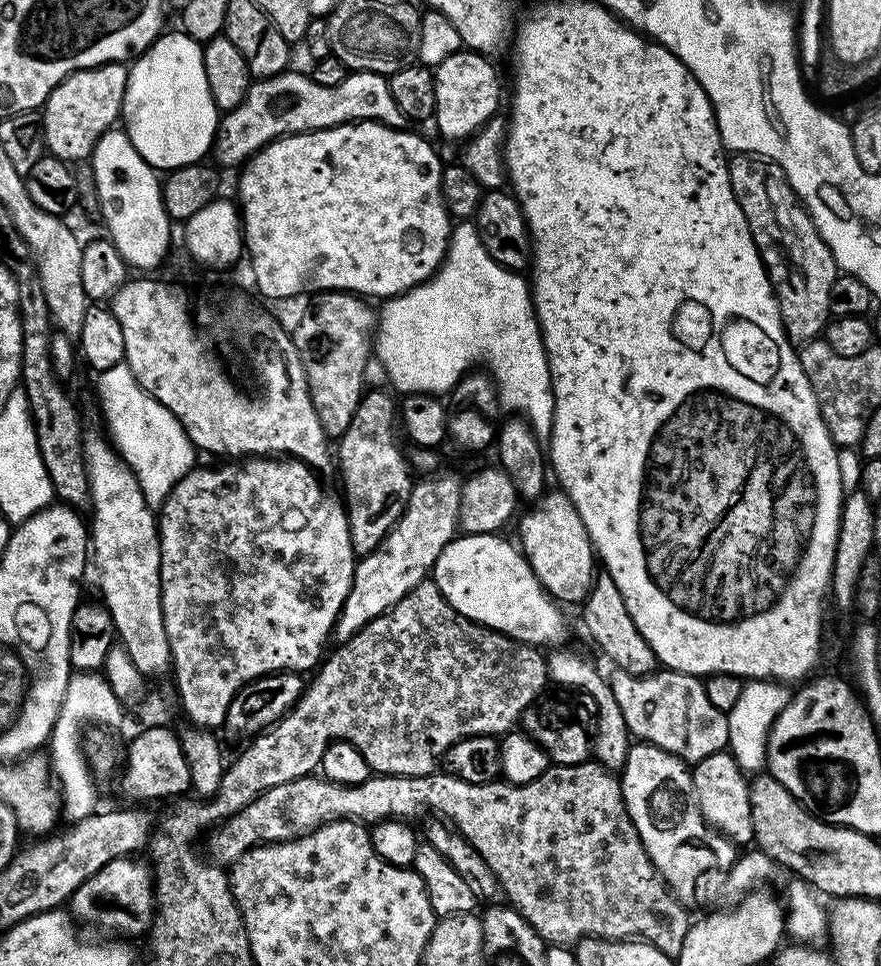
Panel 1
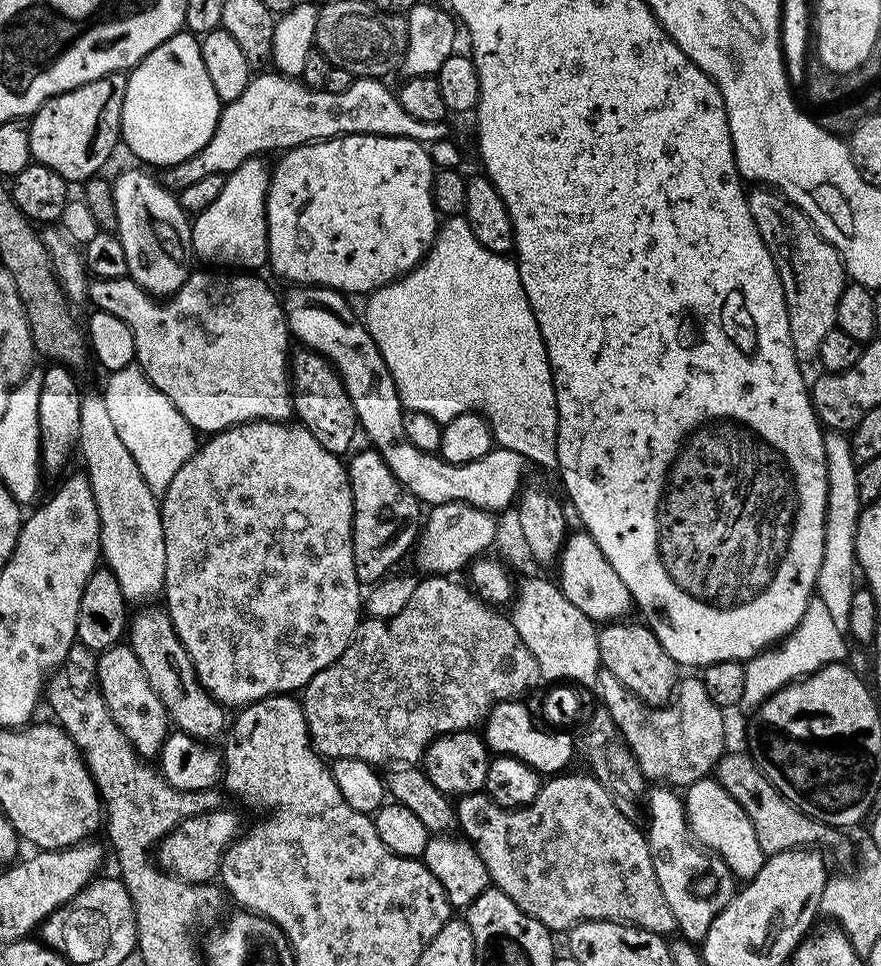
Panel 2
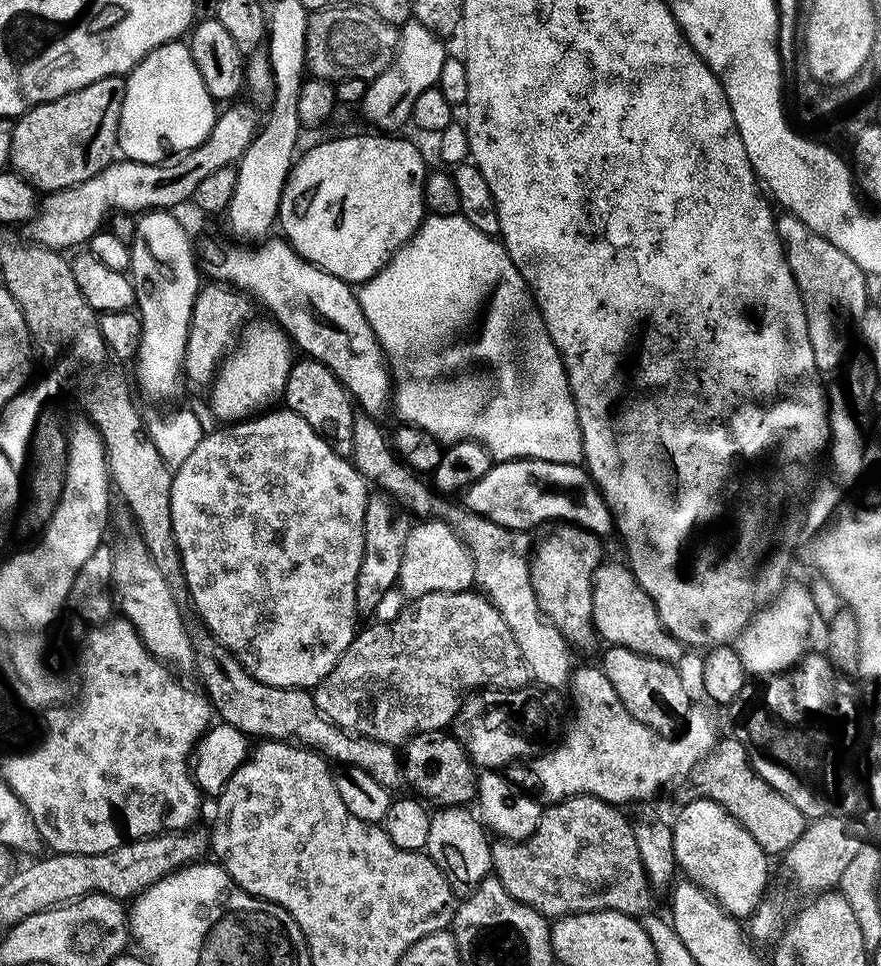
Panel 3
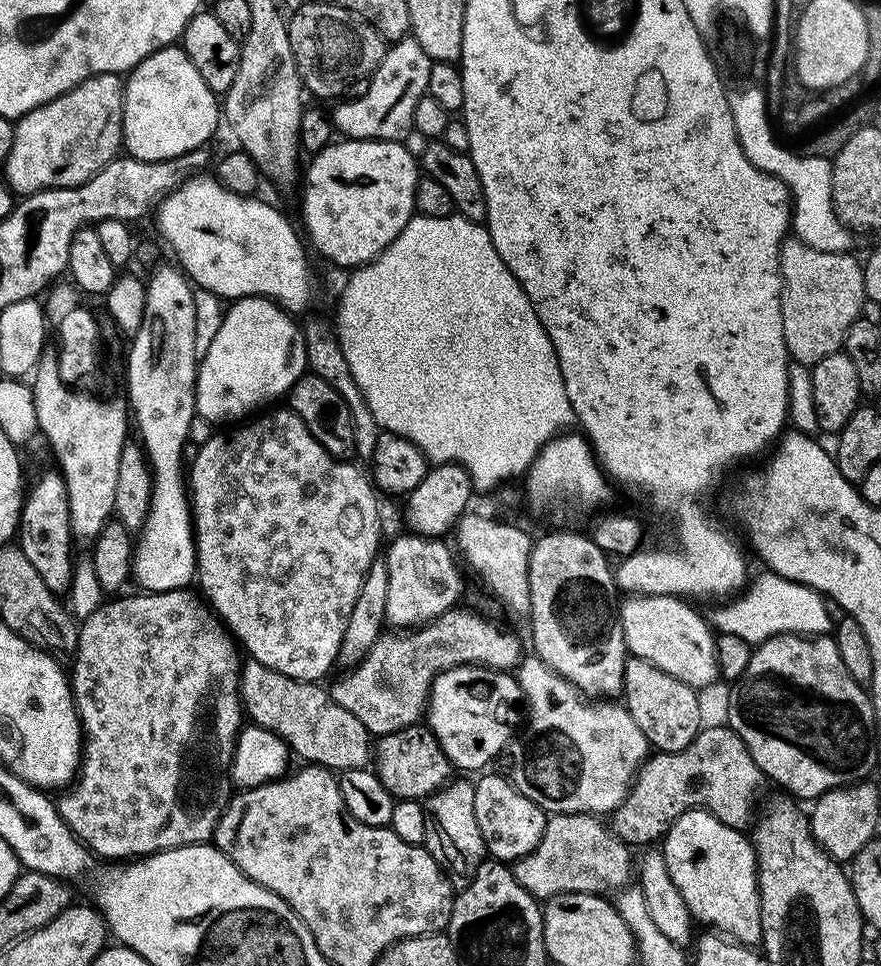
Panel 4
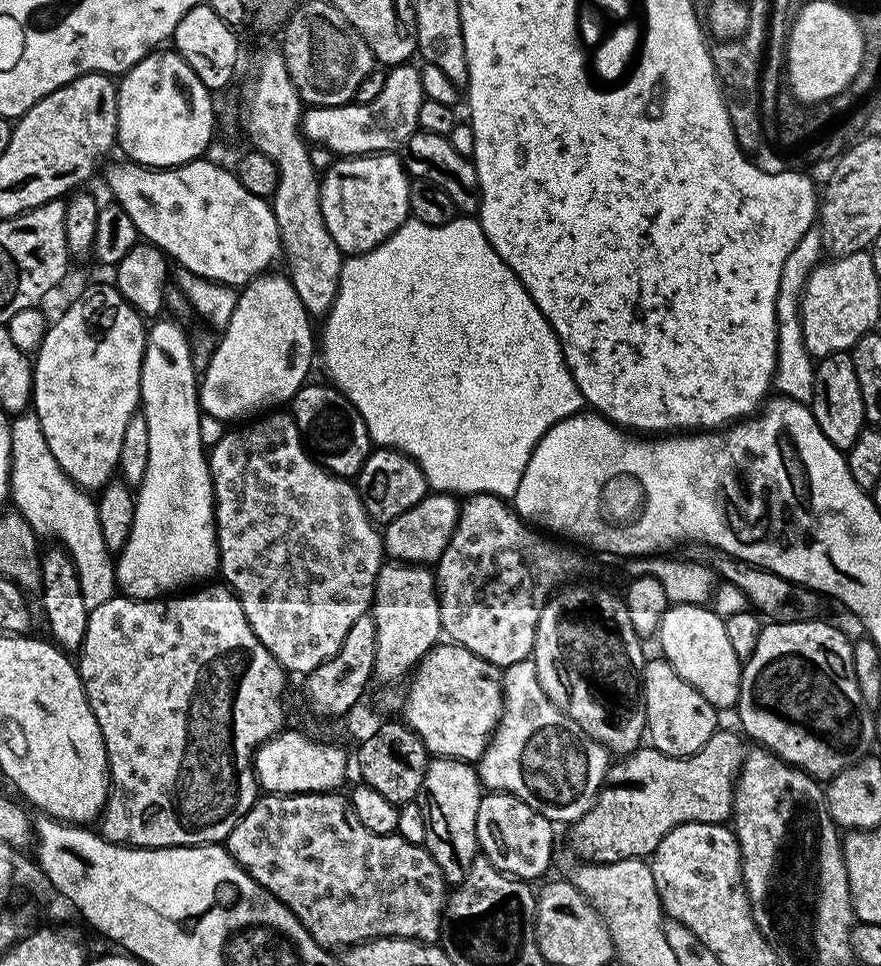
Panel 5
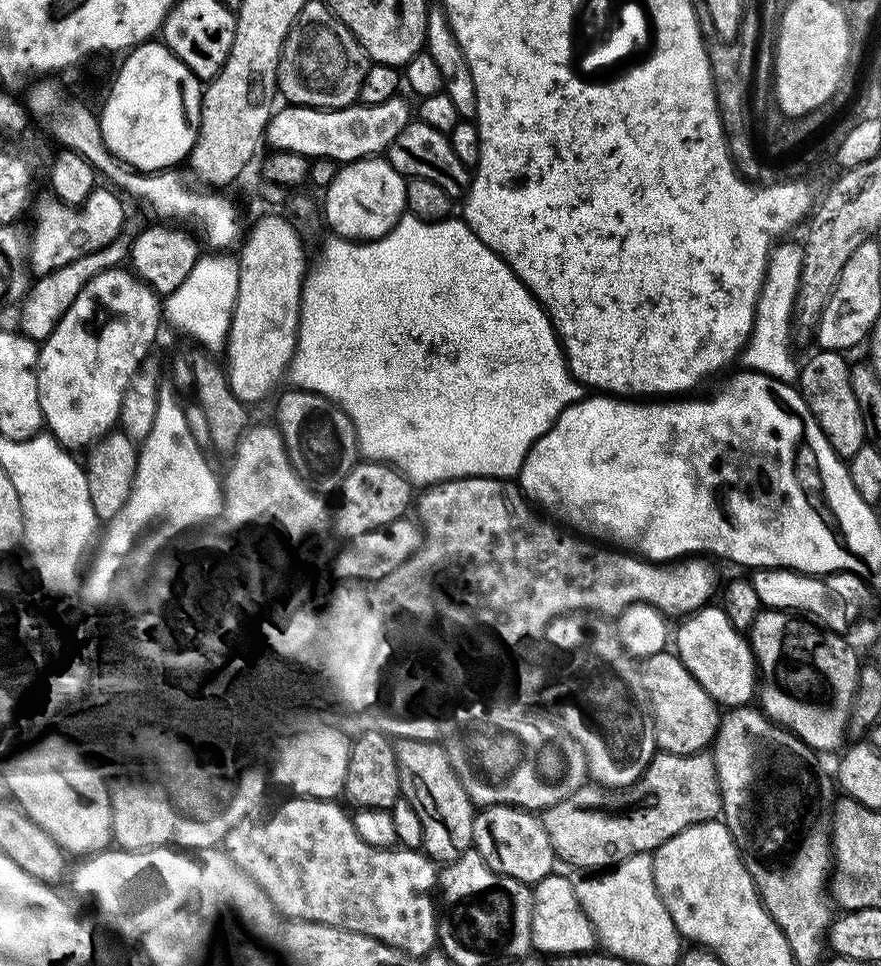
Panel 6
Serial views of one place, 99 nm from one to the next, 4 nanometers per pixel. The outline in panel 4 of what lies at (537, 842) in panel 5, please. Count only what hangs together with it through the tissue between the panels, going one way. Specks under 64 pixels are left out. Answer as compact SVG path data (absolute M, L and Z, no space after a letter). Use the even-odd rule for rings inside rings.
M507 775L483 776L475 781L474 818L478 818L478 830L482 830L487 855L505 862L521 860L538 846L538 842L542 842L548 816L543 808L519 792Z

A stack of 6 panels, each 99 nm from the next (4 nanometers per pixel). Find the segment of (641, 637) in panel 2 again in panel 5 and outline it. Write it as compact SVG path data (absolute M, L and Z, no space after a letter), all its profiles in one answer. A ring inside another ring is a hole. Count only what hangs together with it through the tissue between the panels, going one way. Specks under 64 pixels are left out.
M663 658L657 660L649 659L644 666L644 699L642 707L648 727L646 736L650 739L651 747L659 750L667 756L689 756L706 742L718 731L717 727L717 709L690 682L686 682L674 670L674 666Z

